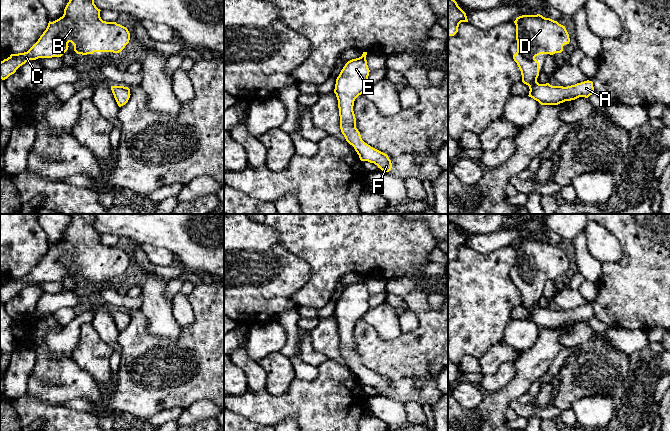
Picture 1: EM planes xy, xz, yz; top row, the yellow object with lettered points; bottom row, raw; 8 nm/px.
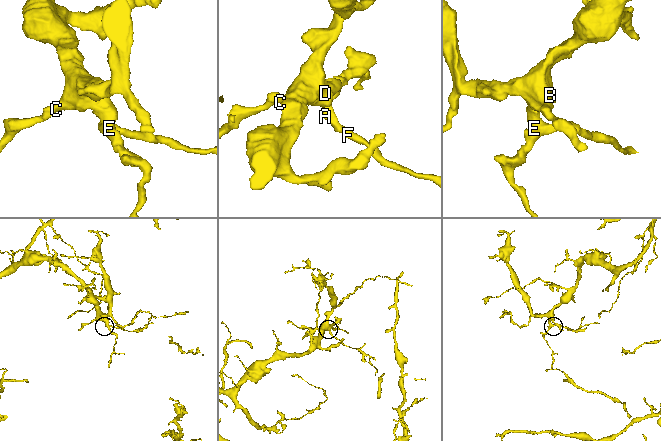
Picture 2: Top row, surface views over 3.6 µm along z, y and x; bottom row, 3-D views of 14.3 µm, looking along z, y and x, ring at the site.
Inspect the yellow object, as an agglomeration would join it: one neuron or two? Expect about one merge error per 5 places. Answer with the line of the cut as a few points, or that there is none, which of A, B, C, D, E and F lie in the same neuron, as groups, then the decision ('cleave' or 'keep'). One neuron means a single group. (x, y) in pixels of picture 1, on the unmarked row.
no cut | A B C D E F | keep

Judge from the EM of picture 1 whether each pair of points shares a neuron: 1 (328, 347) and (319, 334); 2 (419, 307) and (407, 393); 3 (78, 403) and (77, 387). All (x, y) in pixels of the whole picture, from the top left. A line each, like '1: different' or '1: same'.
1: same
2: same
3: different

